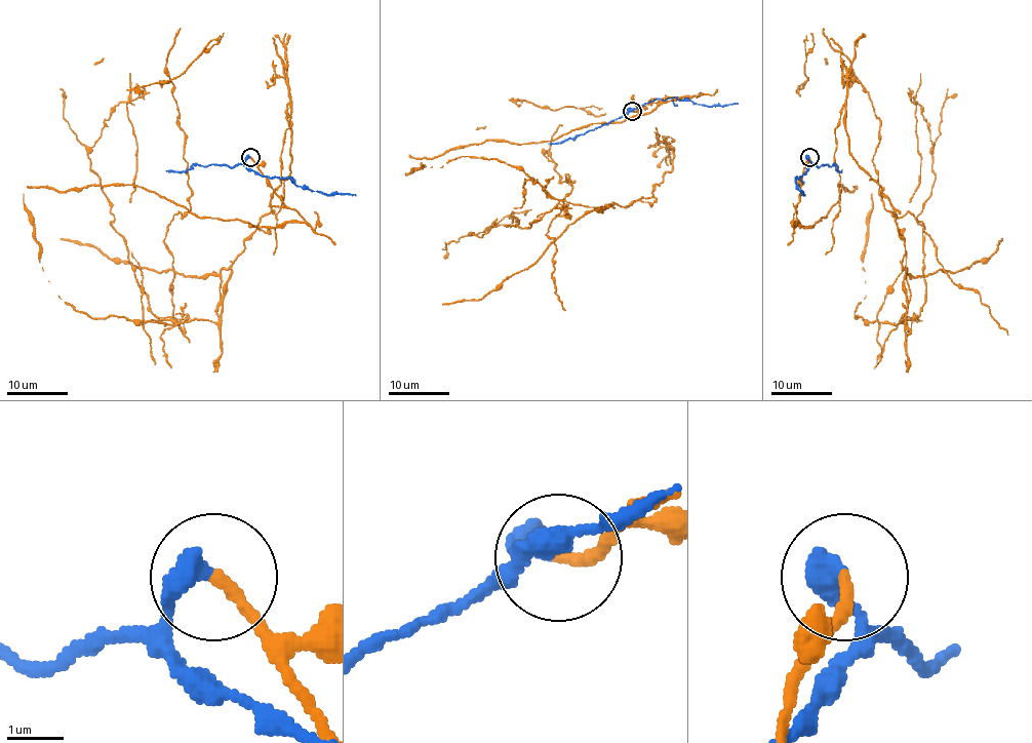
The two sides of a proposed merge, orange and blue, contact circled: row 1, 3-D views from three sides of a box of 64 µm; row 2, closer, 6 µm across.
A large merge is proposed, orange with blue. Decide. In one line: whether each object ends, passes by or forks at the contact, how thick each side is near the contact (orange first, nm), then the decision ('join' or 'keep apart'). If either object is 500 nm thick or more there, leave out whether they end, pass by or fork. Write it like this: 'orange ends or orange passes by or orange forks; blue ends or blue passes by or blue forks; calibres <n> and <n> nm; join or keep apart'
orange ends; blue ends; calibres 200 and 440 nm; keep apart

